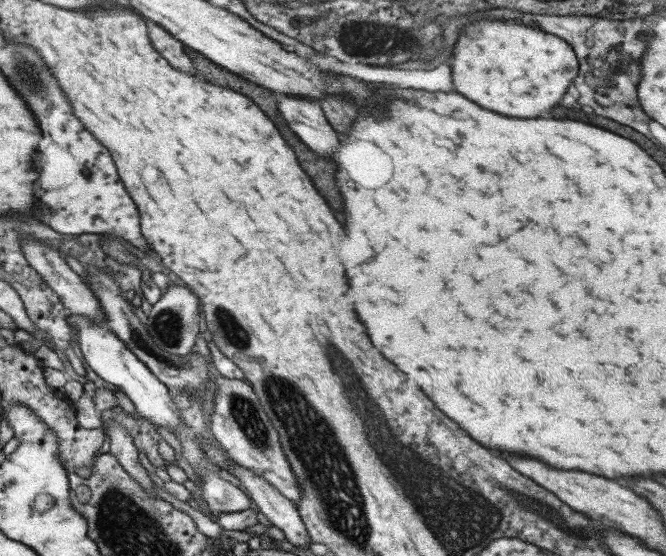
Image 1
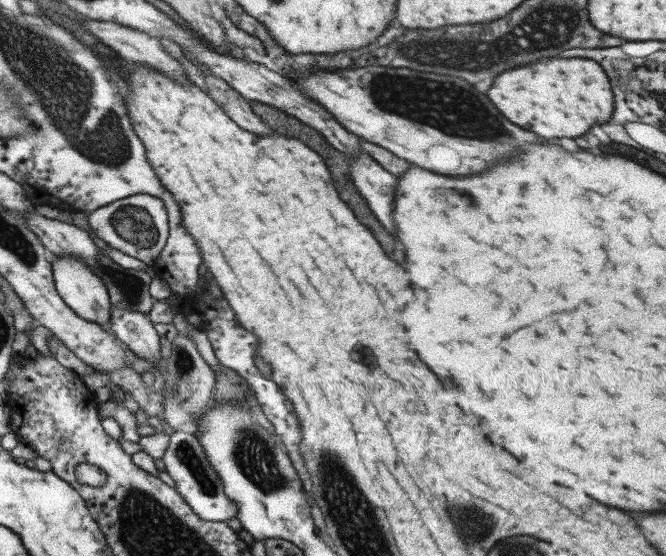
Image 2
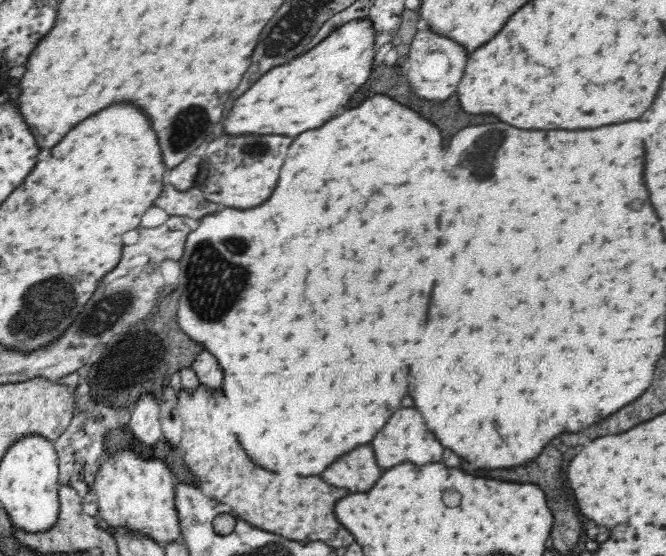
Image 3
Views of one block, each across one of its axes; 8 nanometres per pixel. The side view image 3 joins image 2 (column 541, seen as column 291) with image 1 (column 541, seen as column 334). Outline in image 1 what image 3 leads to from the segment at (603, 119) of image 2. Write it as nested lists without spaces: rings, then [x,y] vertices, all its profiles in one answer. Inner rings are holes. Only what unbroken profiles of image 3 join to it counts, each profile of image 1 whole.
[[[477,18],[463,26],[449,58],[453,86],[467,100],[497,114],[515,118],[537,118],[555,106],[569,82],[577,76],[573,48],[549,32],[529,28],[511,20]]]

